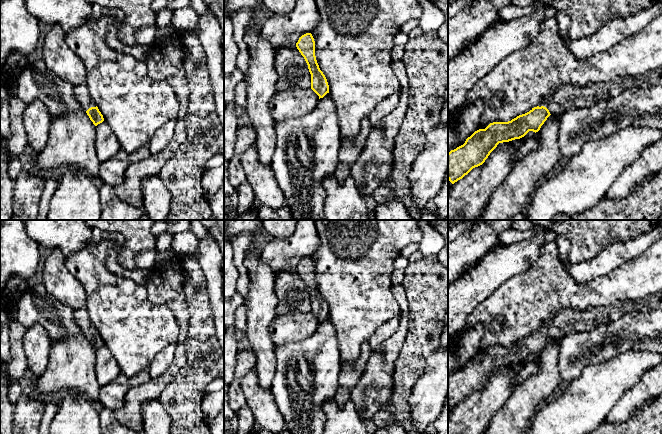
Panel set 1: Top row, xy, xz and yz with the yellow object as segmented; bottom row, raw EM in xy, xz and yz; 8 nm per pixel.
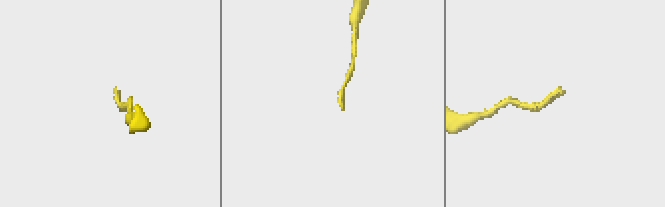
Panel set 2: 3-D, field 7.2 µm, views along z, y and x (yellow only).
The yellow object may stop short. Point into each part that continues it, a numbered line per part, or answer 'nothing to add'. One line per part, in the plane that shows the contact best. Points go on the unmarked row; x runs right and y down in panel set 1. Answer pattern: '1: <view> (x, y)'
1: yz (568, 320)

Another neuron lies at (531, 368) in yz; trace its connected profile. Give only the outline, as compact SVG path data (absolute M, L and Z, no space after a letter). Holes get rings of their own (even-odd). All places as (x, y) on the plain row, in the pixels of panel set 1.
M535 357L535 359L532 362L526 364L521 371L517 372L517 374L513 377L512 383L515 386L518 386L530 376L535 375L538 371L538 362Z

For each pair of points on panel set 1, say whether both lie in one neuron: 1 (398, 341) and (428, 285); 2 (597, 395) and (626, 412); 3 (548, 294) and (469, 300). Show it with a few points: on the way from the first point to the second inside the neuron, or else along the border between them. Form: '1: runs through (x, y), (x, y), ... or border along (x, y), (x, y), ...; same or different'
1: border along (407, 299), (408, 331), (402, 345); different
2: border along (630, 388), (620, 397), (603, 420); different
3: border along (502, 283), (469, 316); different

